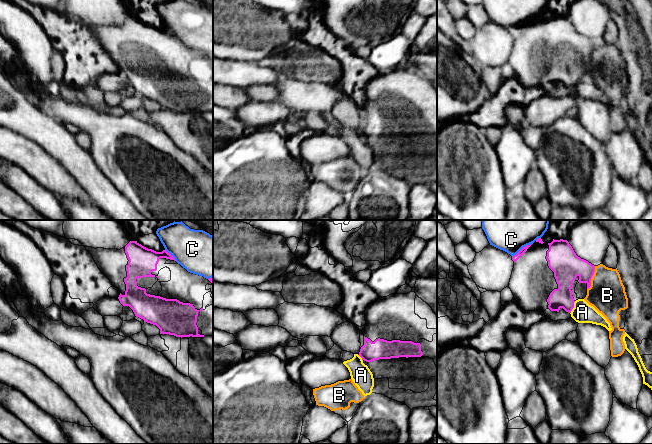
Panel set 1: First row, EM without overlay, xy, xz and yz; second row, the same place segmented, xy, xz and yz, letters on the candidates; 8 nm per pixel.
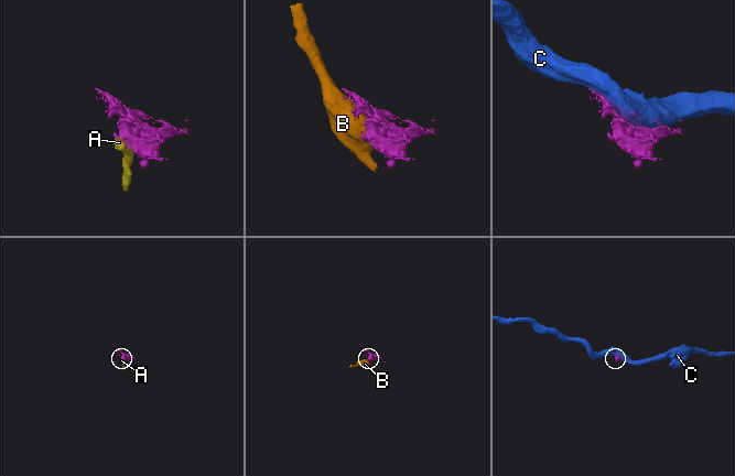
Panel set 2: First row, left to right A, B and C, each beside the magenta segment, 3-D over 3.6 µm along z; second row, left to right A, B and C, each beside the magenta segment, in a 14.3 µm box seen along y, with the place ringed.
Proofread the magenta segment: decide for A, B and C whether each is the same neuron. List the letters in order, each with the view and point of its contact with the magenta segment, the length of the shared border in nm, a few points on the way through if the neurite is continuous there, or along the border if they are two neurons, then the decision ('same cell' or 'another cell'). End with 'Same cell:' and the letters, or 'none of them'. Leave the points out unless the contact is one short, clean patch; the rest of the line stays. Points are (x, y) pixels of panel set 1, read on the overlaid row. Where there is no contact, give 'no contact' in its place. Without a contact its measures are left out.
A: contact yz (573, 307); length 110 nm; border yz (575, 301), (570, 313); another cell
B: contact yz (591, 278); length 200 nm; border yz (595, 266), (590, 286), (587, 289); another cell
C: contact yz (523, 247); length 200 nm; another cell
Same cell: none of them

